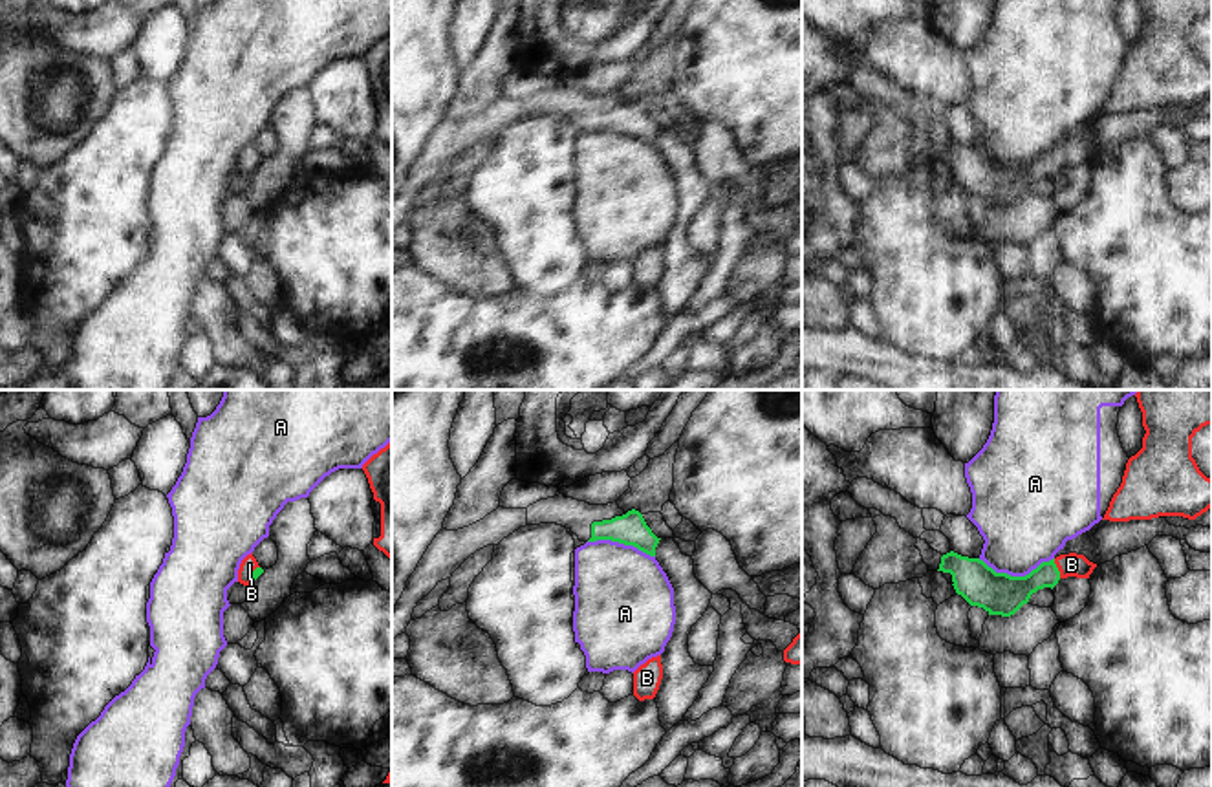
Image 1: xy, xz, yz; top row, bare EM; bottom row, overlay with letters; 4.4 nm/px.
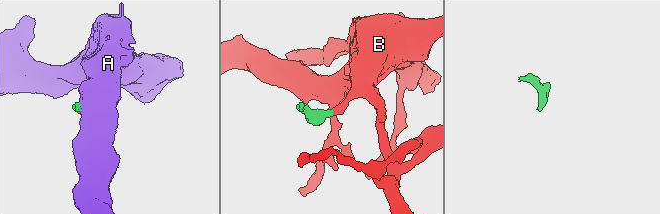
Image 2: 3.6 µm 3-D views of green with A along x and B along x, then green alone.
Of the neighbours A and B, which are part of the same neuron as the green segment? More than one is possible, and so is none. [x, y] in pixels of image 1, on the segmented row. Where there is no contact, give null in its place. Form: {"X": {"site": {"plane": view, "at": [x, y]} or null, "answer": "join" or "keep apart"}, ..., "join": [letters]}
{"A": {"site": {"plane": "yz", "at": [1015, 577]}, "answer": "keep apart"}, "B": {"site": {"plane": "yz", "at": [1057, 568]}, "answer": "join"}, "join": ["B"]}

